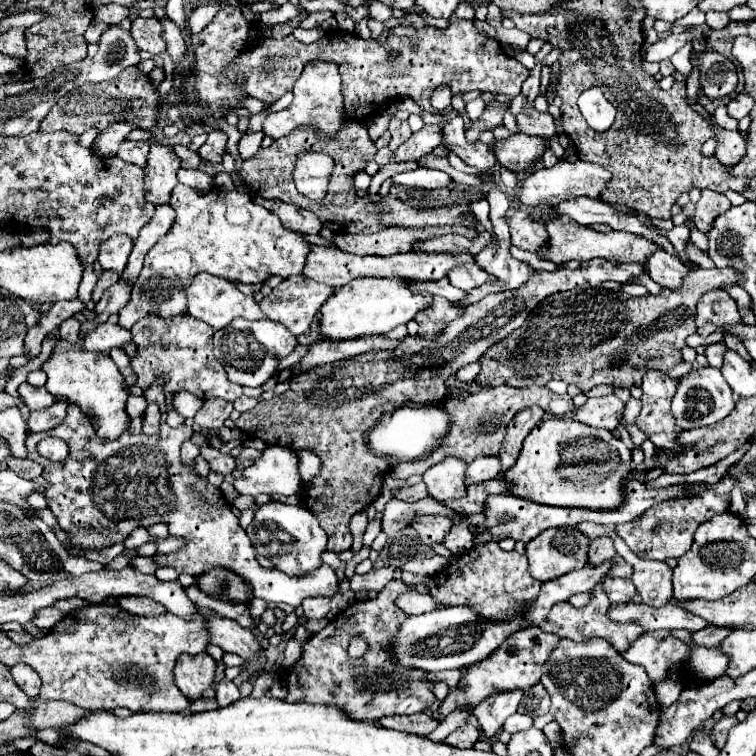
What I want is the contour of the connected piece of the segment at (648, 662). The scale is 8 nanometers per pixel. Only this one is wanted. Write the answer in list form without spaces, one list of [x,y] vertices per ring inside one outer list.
[[[668,630],[644,632],[622,656],[630,664],[640,664],[646,668],[652,682],[660,682],[668,676],[670,668],[676,666],[680,674],[688,672],[688,648],[684,642],[674,638]]]

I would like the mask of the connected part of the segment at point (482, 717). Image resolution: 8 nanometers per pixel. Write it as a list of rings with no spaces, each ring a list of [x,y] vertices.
[[[512,690],[512,692],[502,692],[486,698],[474,708],[474,716],[478,720],[480,732],[484,734],[486,740],[492,740],[504,726],[504,720],[516,712],[520,704],[522,692]]]

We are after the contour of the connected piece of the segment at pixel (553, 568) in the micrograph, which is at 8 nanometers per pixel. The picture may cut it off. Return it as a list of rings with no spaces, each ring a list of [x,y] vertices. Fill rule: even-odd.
[[[576,526],[544,530],[544,534],[538,534],[532,542],[526,544],[526,558],[530,564],[528,566],[530,574],[540,582],[548,582],[548,580],[560,578],[576,568],[582,568],[588,562],[588,542],[590,540]]]

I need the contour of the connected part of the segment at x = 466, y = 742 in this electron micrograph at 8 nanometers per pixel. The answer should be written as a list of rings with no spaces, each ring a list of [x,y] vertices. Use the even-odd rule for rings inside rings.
[[[466,724],[466,726],[458,728],[456,732],[452,732],[452,734],[444,740],[444,744],[448,744],[448,746],[458,746],[458,748],[472,748],[474,742],[478,740],[478,736],[480,736],[478,728],[476,728],[474,724]]]

